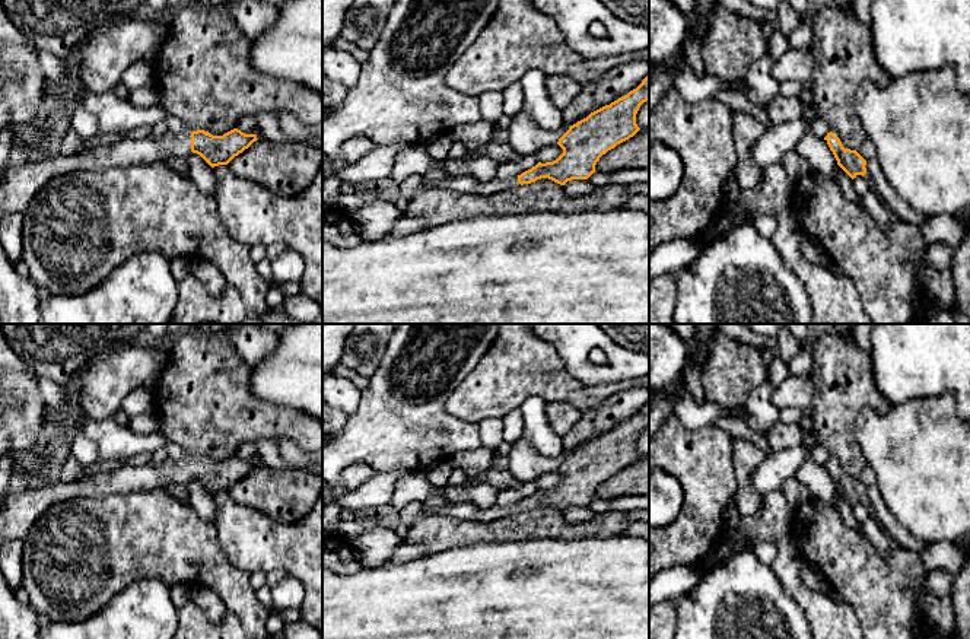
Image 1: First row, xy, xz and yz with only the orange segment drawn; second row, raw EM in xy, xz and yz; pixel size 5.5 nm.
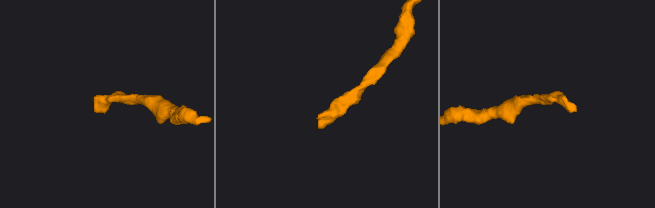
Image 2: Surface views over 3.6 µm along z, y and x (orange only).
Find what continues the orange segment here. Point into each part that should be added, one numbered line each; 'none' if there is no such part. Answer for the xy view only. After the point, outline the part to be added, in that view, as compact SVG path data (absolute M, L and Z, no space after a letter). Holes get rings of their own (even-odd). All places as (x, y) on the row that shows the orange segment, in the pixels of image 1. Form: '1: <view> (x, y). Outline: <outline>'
1: xy (19, 183). Outline: M190 128L179 136L168 136L160 140L152 137L125 139L71 155L32 153L22 163L9 163L0 172L0 219L13 212L23 212L48 181L67 172L105 171L153 162L165 163L171 156L188 159L191 133L197 130Z

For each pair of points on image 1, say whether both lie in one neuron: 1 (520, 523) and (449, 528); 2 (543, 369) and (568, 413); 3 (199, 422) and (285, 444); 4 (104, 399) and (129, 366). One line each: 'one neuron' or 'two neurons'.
1: one neuron
2: two neurons
3: two neurons
4: one neuron

